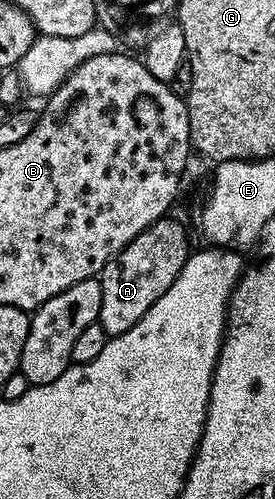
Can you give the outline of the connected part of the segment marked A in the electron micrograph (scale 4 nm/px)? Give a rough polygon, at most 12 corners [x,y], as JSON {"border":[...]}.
{"border":[[151,224],[101,269],[97,321],[130,330],[175,284],[189,234]]}

